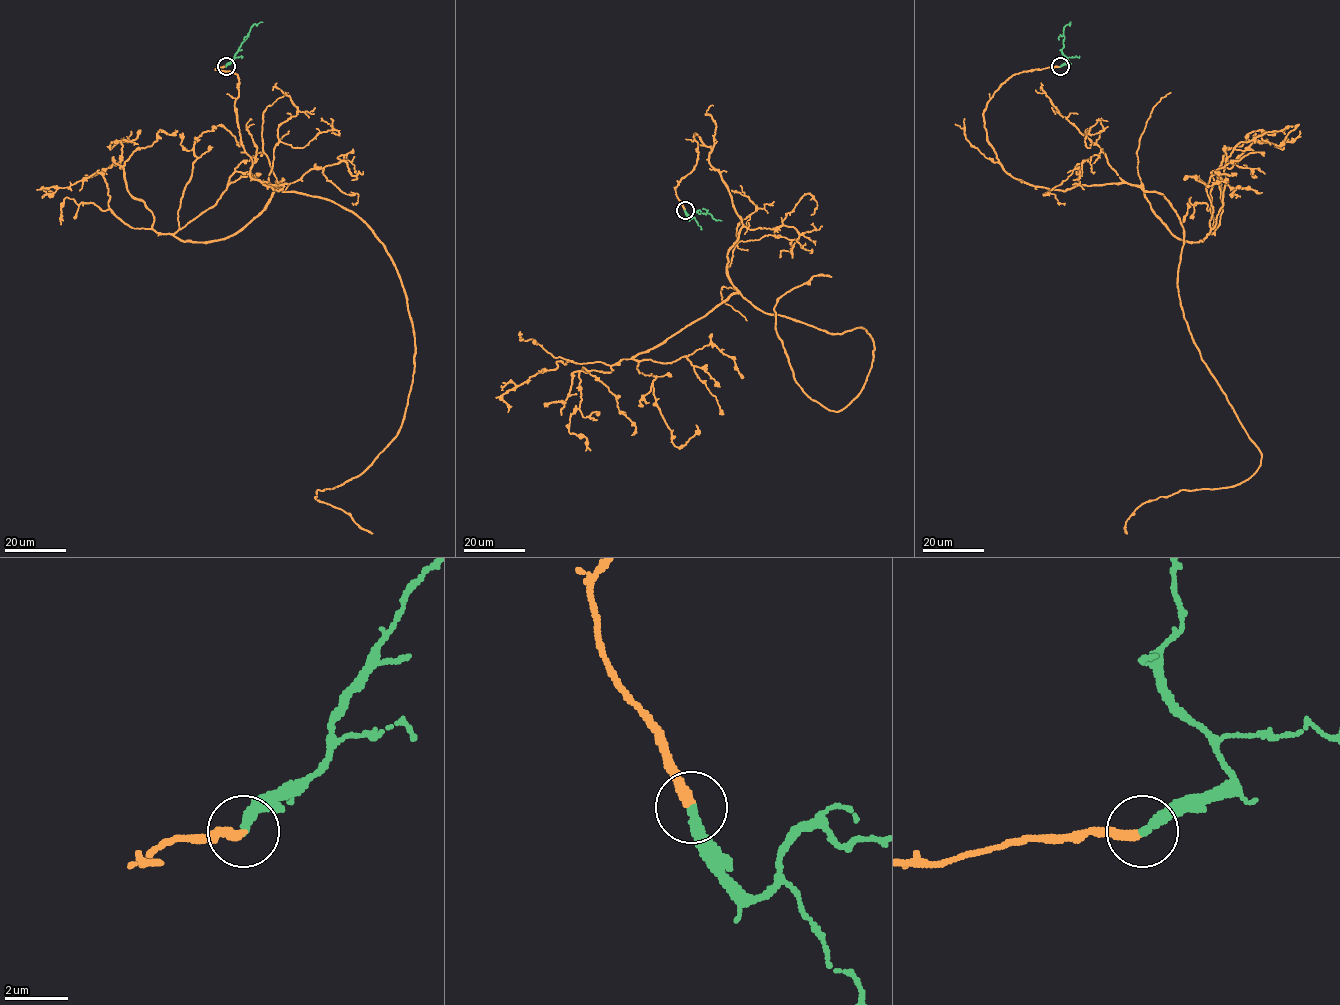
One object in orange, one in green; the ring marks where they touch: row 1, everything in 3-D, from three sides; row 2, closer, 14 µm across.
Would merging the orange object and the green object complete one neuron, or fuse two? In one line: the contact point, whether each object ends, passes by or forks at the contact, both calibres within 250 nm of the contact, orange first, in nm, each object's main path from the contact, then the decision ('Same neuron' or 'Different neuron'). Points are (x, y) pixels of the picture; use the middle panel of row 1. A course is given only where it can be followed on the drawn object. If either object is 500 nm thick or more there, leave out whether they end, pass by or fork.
Place: (685, 210). At the ring orange ends. At the ring green ends. Thickness 320 nm (orange) against 320 nm. Course of orange: (684, 210), (696, 133), (741, 220), (733, 286), (871, 337), (839, 411), (797, 382), (774, 309), (831, 277). Course of green: (684, 210), (691, 218), (696, 212), (710, 213), (713, 219), (721, 220). Same neuron

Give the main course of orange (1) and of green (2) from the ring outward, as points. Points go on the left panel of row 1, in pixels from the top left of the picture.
1: (225, 66), (250, 176), (351, 210), (401, 283), (415, 351), (404, 419), (358, 475), (315, 497), (372, 533)
2: (225, 66), (232, 61), (251, 27), (262, 22)

